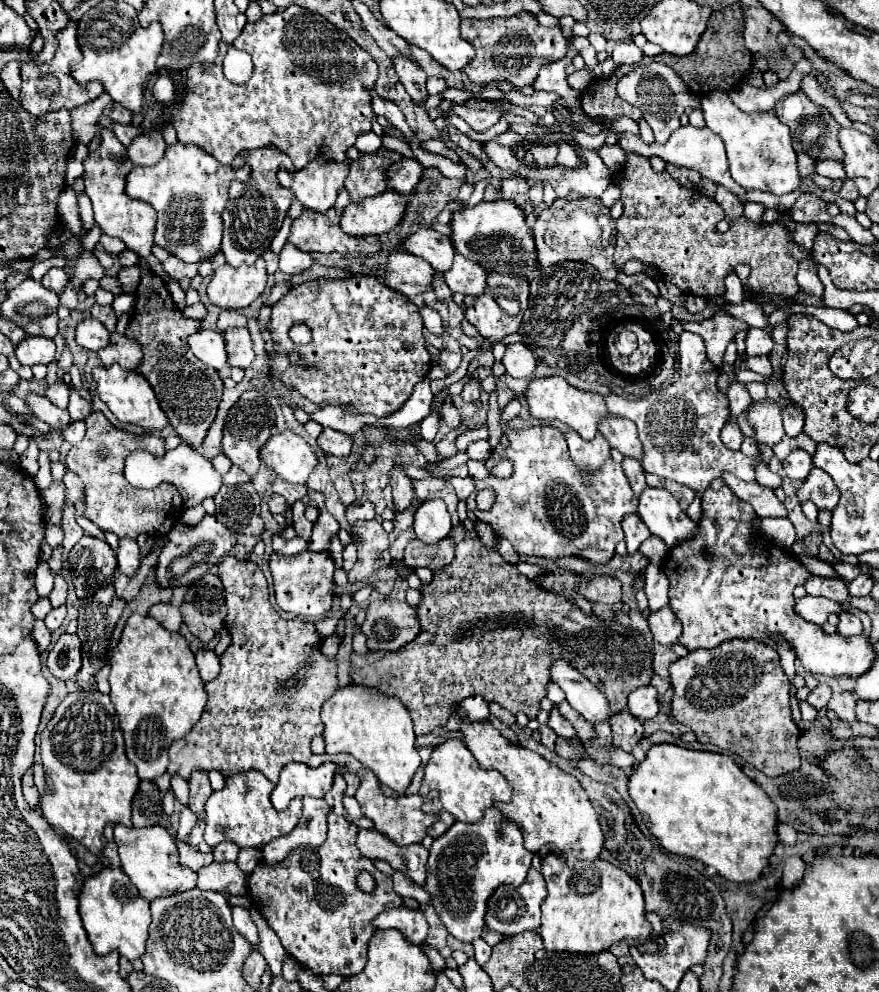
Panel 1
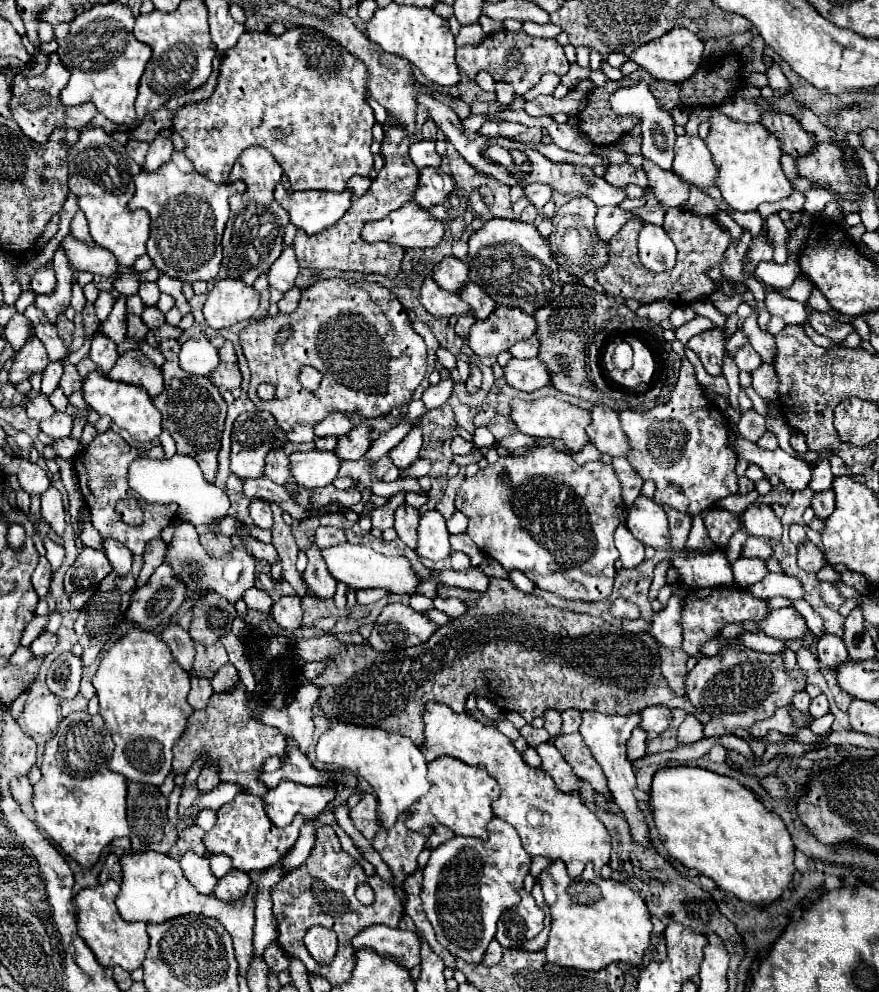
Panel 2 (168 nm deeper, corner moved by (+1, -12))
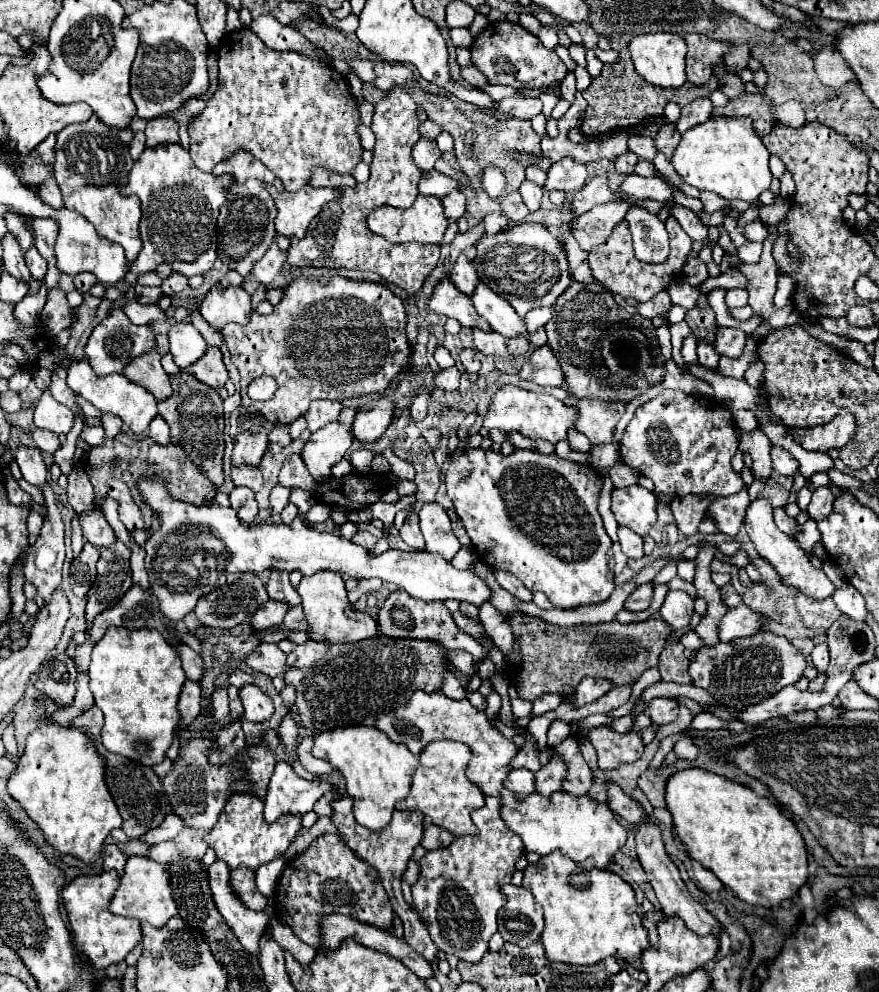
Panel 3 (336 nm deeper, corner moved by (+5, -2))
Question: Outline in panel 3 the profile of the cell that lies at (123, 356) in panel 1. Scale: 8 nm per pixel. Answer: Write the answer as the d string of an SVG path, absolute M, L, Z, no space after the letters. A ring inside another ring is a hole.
M150 350L148 354L142 354L140 358L134 358L122 372L128 380L140 384L148 392L156 396L156 400L164 400L172 394L170 388L170 378L164 372L160 364L160 352Z

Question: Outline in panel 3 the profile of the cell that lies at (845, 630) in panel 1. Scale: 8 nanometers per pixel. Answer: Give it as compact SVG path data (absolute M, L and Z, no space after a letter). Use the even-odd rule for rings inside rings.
M826 642L814 646L814 650L812 650L812 662L814 662L814 666L816 666L818 672L826 672L826 668L828 668L828 644Z

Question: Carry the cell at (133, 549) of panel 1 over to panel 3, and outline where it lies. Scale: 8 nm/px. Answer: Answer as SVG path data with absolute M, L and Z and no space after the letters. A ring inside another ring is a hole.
M92 510L90 514L82 514L80 524L82 524L86 542L94 544L96 548L108 548L108 546L112 546L112 542L116 542L114 530L110 528L110 524L106 522L106 518L100 512Z

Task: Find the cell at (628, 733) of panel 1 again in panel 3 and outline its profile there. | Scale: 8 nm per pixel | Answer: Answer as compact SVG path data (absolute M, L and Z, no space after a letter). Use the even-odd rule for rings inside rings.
M636 714L630 732L616 732L610 726L594 728L594 746L598 752L598 766L604 770L616 768L620 762L634 762L642 756L644 742L640 732L650 728L652 722L648 714Z

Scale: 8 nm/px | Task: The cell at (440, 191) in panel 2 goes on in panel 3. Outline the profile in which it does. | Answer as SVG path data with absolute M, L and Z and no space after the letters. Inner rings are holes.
M438 170L424 172L422 178L420 178L420 184L418 184L420 194L424 194L424 196L436 196L436 198L444 198L446 194L450 194L456 188L460 188L460 184L454 178L442 174Z

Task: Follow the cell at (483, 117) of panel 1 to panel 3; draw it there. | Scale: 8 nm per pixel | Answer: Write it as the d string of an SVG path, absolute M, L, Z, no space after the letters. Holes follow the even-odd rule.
M518 96L518 98L504 98L500 100L498 112L502 114L510 114L514 118L522 118L522 120L530 120L536 114L542 112L542 102L538 98L526 98L526 96Z

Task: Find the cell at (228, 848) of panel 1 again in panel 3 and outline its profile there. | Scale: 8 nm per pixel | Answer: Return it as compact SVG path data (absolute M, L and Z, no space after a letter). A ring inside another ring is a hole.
M216 860L208 866L210 876L210 888L216 902L218 912L224 916L228 926L234 930L234 934L240 938L240 944L244 944L244 950L254 954L258 958L258 942L264 934L264 926L268 924L268 918L274 916L272 898L268 900L266 912L252 912L246 910L246 906L232 894L232 888L228 886L228 864L222 860Z

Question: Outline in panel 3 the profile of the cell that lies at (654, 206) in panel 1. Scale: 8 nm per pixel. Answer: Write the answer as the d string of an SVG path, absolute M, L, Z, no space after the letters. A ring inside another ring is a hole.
M668 216L666 220L666 230L670 234L670 242L672 242L672 248L670 248L670 256L666 262L662 264L646 264L646 262L640 262L636 256L630 256L630 234L628 234L628 222L618 222L616 228L612 230L610 238L592 248L590 254L588 254L588 264L590 264L590 270L592 270L592 276L594 280L608 288L610 292L614 294L620 294L624 298L634 298L636 302L646 302L650 298L654 298L660 290L664 290L666 286L670 286L672 282L678 282L682 278L682 268L686 264L686 258L690 256L692 252L692 240L690 236L682 230L682 226L678 224L678 220L674 216Z

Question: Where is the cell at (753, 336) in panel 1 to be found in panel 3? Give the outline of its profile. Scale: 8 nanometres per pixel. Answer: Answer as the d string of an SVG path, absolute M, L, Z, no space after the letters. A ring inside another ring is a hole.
M718 328L714 348L718 354L738 358L746 346L746 334L740 328Z

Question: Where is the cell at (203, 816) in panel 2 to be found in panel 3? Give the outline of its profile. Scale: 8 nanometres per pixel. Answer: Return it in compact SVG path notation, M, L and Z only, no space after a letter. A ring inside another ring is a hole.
M278 762L268 782L264 818L274 822L282 814L306 814L328 790L332 790L328 782L308 782L300 778L288 762Z

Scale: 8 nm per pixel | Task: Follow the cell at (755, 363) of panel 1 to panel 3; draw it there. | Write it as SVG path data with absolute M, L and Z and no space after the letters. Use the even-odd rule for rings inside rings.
M754 360L754 362L748 366L748 370L746 370L746 374L744 374L744 380L746 380L752 388L760 388L760 386L764 384L764 364L762 364L760 360Z

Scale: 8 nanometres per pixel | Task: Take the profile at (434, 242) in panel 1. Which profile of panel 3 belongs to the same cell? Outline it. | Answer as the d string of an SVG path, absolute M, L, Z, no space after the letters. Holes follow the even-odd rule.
M464 254L458 256L458 260L454 262L452 266L452 272L450 272L450 280L452 284L462 290L464 294L472 294L474 288L476 288L476 282L478 282L478 276L476 276L476 270L474 266L468 262L468 258Z

